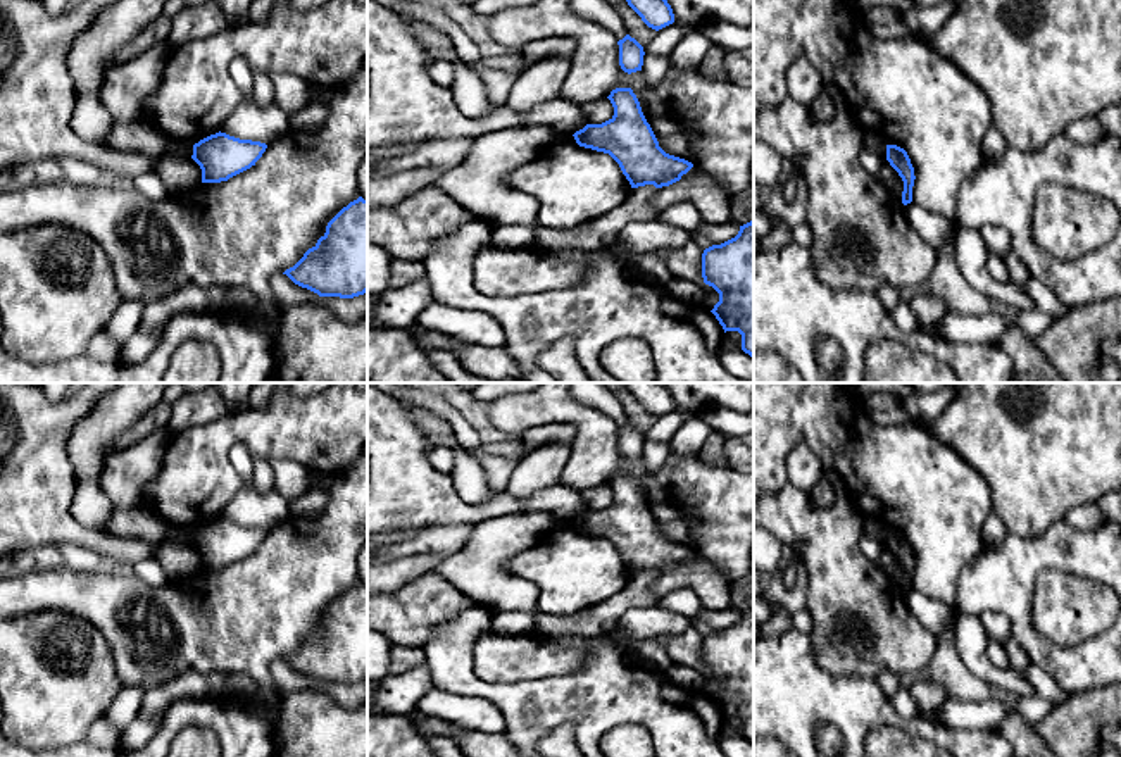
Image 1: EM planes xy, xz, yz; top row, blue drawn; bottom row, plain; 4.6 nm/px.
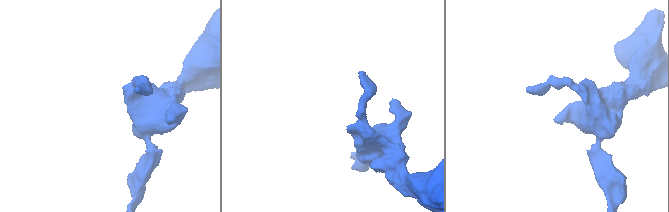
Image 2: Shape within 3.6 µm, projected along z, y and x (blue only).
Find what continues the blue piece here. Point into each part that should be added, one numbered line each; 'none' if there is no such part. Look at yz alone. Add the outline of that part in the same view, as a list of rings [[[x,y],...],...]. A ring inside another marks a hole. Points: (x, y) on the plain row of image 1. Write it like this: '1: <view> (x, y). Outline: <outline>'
none

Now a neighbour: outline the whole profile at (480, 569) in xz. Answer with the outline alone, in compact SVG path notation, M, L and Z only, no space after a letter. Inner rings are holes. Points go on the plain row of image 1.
M519 512L474 526L466 547L443 559L436 571L469 600L492 610L538 610L538 588L507 572L507 562L533 547L552 528L547 512Z

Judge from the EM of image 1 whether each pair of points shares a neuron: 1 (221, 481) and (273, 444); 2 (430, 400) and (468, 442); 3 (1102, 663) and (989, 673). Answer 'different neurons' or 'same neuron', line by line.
1: same neuron
2: same neuron
3: different neurons

